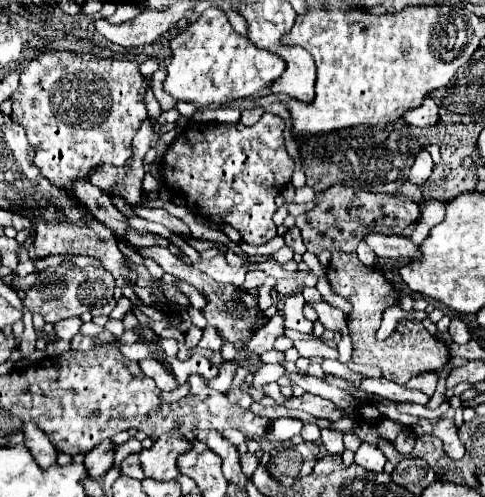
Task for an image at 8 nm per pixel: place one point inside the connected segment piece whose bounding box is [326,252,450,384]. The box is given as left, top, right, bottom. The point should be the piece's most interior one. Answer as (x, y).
(411, 350)

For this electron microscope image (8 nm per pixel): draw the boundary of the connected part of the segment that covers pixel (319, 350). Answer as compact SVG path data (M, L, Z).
M296 340L296 342L294 342L294 346L298 348L300 356L304 356L304 358L320 356L320 358L338 360L338 348L330 348L330 346L322 344L320 340Z

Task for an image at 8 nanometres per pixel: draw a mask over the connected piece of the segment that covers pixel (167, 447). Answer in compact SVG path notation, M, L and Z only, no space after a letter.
M162 434L152 448L140 452L140 462L148 478L154 480L174 480L178 478L178 454L186 454L192 442L184 438L184 434Z

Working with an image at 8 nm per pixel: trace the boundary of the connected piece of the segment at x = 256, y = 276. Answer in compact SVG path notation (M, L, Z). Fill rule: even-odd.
M260 270L249 271L242 286L244 286L246 290L248 290L248 288L260 288L260 286L264 284L264 280L266 280L266 274L264 274L264 272Z

